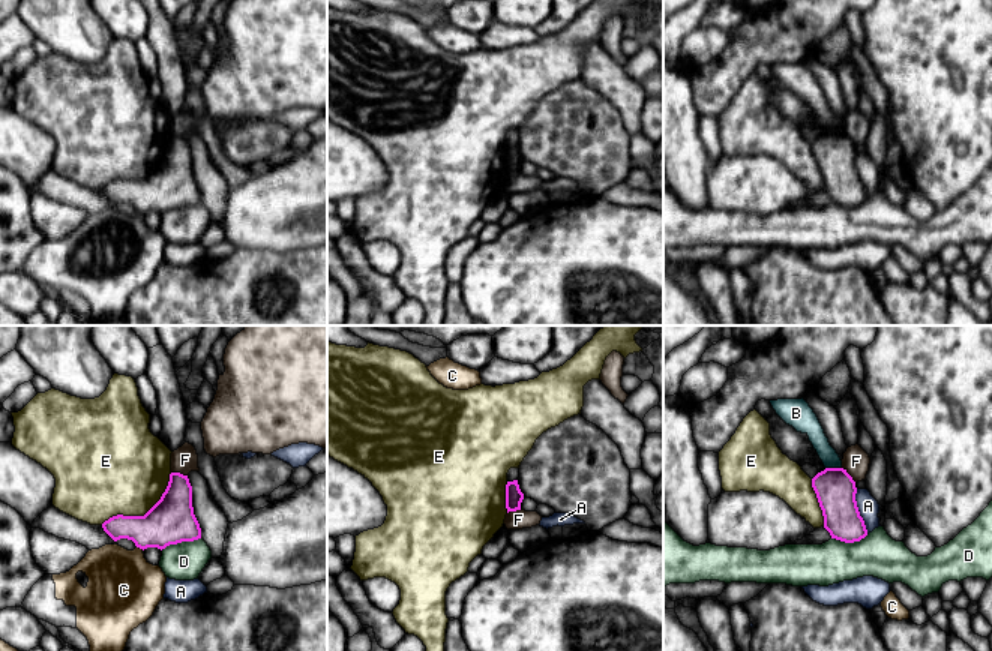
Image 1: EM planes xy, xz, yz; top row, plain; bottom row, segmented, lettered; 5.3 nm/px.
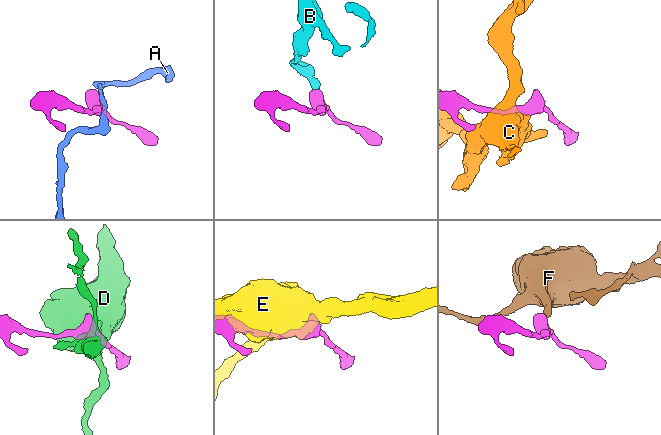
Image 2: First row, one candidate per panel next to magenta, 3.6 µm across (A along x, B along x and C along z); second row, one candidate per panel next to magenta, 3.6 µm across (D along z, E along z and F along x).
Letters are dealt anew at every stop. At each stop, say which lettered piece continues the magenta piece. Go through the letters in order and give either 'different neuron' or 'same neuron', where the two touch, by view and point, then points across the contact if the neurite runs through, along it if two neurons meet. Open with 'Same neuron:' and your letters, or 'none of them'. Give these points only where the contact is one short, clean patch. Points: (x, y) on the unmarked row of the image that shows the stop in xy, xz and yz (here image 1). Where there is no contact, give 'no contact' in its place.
Same neuron: none of them
A: different neuron; meets magenta in yz at (859, 176); border along yz (856, 153), (856, 170), (868, 197)
B: different neuron; meets magenta in yz at (833, 132); border along yz (826, 131), (839, 132)
C: different neuron; meets magenta in xy at (140, 212)
D: different neuron; meets magenta in xy at (180, 206); border along xy (200, 201), (191, 206), (170, 207), (161, 213)
E: different neuron; meets magenta in xy at (144, 179)
F: different neuron; meets magenta in yz at (848, 138); border along yz (842, 131), (856, 146)

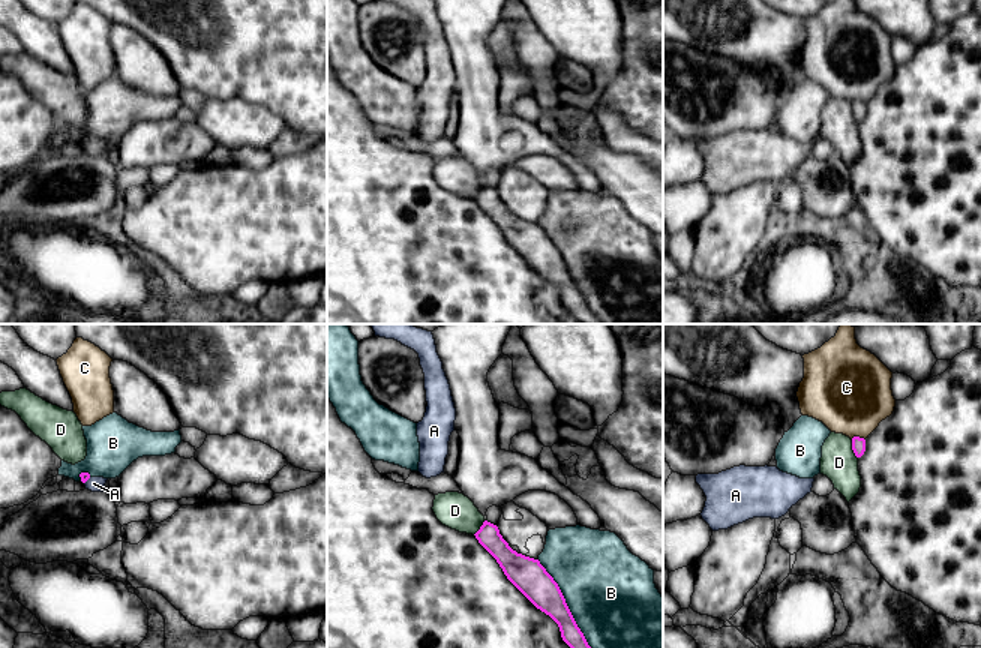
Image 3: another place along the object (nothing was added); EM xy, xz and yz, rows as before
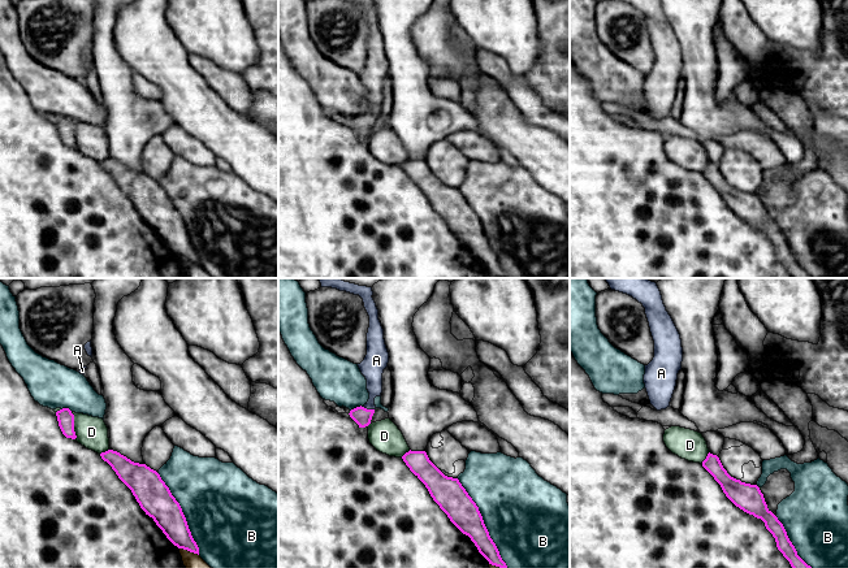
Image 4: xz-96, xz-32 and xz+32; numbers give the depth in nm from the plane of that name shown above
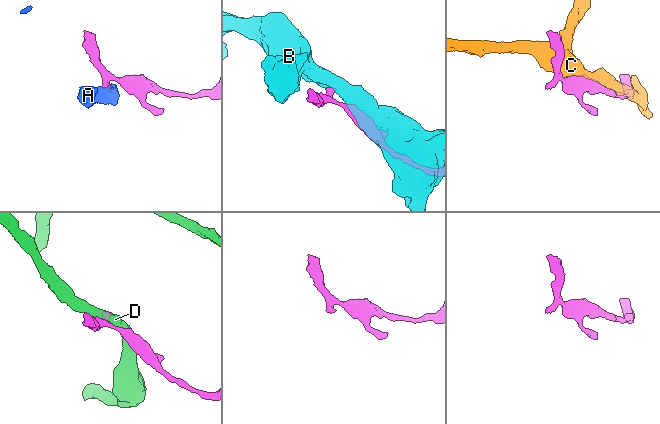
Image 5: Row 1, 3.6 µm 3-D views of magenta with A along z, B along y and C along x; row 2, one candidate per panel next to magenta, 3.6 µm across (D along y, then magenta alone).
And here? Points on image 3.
Same neuron: A
A: same neuron; meets magenta in xy at (87, 143); runs through xy (84, 140), (87, 143), (93, 147)
B: different neuron; meets magenta in xz at (569, 273)
C: different neuron; meets magenta in yz at (858, 101)
D: different neuron; meets magenta in yz at (852, 113)

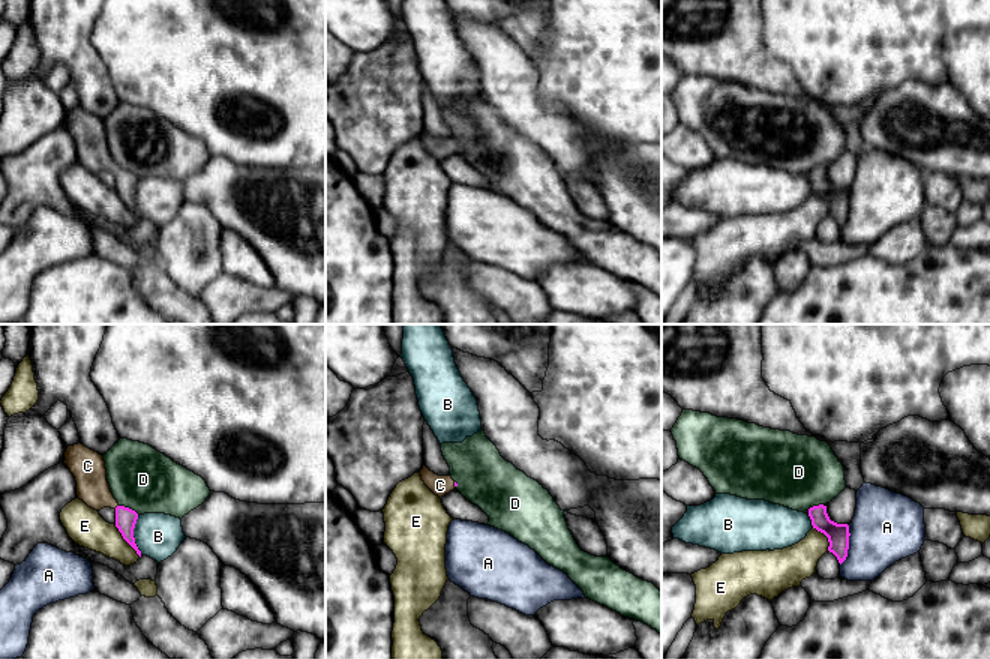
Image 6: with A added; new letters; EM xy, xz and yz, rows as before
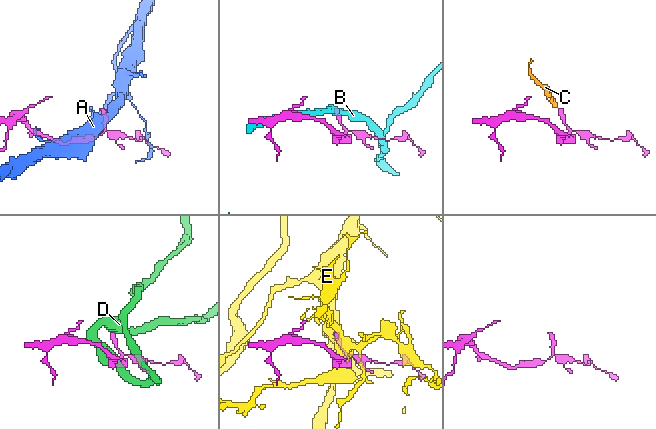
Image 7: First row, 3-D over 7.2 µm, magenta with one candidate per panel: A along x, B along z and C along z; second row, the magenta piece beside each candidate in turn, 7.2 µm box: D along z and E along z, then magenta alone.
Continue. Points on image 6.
Same neuron: C
A: different neuron; meets magenta in yz at (848, 209); border along yz (849, 189), (848, 219), (840, 228)
B: different neuron; meets magenta in xy at (132, 198)
C: same neuron; meets magenta in xz at (455, 149); runs through xz (455, 146), (455, 149), (440, 149)
D: different neuron; meets magenta in xy at (128, 171)
E: different neuron; meets magenta in xy at (125, 203)

